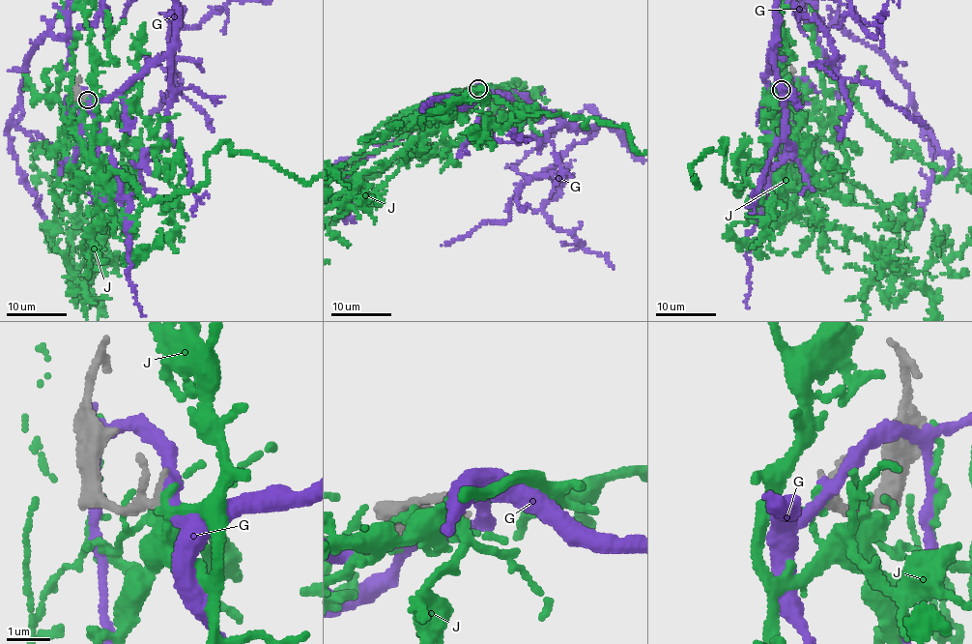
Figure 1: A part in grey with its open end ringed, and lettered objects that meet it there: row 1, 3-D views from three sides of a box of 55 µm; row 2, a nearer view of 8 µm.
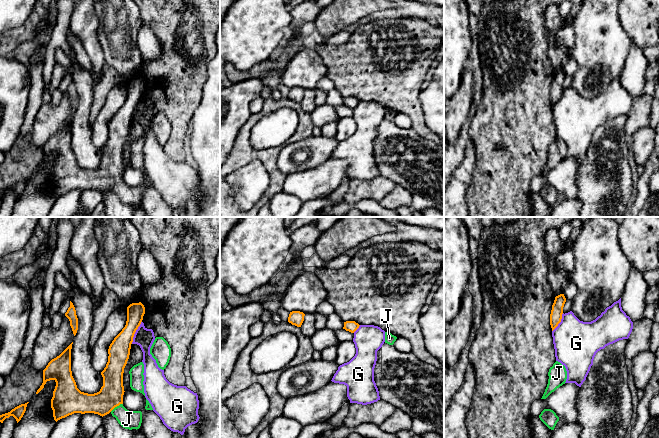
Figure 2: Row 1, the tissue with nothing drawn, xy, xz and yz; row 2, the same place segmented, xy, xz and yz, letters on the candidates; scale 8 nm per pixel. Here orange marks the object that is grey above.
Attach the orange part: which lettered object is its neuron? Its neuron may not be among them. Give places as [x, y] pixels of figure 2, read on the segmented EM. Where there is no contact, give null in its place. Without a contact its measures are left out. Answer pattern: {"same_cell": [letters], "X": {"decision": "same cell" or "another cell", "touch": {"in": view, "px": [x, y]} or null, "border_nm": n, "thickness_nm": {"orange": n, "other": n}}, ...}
{"same_cell": ["J"], "G": {"decision": "another cell", "touch": {"in": "xy", "px": [135, 331]}, "border_nm": 200, "thickness_nm": {"orange": 180, "other": 150}}, "J": {"decision": "same cell", "touch": {"in": "xy", "px": [116, 406]}, "border_nm": 120, "thickness_nm": {"orange": 190, "other": 150}}}

